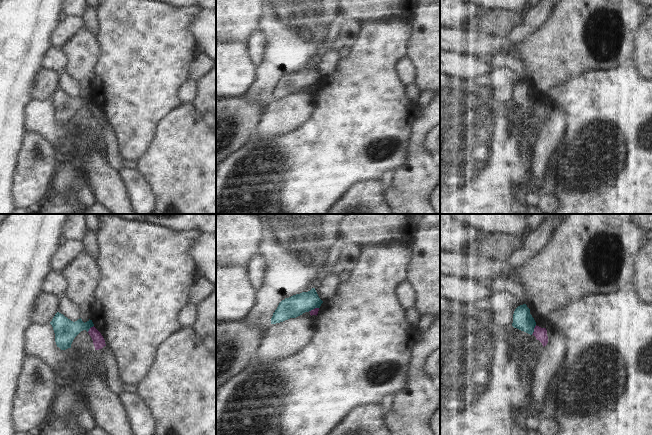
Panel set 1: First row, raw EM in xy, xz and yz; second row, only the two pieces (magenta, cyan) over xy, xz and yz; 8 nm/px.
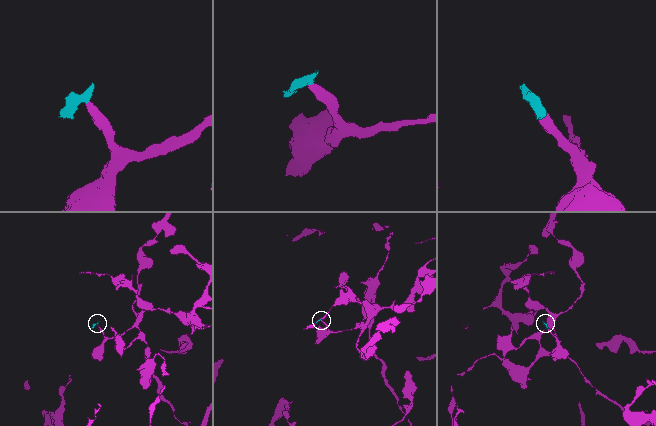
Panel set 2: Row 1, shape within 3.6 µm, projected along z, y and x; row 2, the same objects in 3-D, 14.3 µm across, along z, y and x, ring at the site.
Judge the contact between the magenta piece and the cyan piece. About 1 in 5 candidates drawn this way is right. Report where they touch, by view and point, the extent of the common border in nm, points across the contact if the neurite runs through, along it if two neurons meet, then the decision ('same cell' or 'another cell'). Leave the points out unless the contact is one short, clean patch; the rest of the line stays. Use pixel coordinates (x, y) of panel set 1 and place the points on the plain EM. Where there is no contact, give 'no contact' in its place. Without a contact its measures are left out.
yz (534, 106) | 90 nm | along yz (536, 101), (531, 110) | another cell

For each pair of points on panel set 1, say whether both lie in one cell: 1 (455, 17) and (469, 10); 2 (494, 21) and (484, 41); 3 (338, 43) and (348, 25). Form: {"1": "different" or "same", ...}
{"1": "same", "2": "different", "3": "same"}

